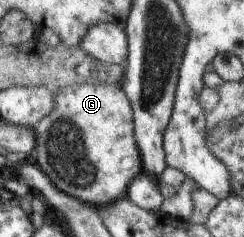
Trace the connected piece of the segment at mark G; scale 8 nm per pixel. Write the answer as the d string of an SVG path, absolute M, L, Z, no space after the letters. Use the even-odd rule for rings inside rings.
M76 82L58 89L56 94L55 107L33 127L37 142L35 162L58 190L87 205L102 208L126 197L129 184L142 172L143 164L134 134L131 102L123 88L118 83Z

